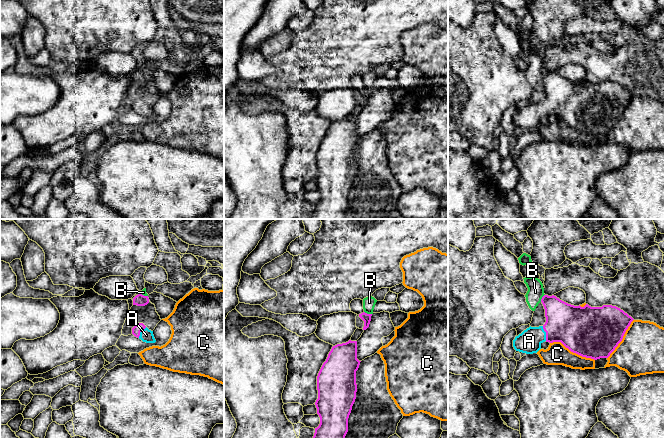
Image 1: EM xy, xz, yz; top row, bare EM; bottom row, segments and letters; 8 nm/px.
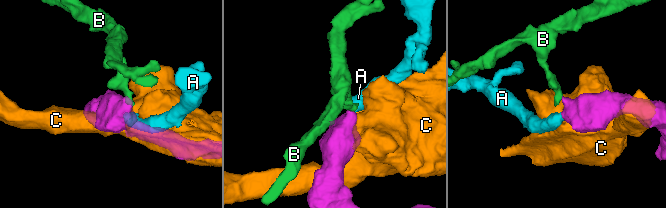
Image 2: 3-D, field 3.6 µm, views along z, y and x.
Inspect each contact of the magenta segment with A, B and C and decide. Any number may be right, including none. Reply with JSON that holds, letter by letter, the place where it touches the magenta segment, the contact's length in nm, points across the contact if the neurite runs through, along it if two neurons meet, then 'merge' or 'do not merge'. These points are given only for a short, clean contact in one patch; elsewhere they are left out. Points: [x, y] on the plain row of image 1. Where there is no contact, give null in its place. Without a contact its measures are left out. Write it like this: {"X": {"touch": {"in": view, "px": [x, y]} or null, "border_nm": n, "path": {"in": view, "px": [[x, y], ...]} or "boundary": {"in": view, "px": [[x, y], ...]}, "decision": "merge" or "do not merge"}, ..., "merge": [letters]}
{"A": {"touch": {"in": "yz", "px": [546, 109]}, "border_nm": 120, "path": {"in": "yz", "px": [[576, 103], [558, 103], [546, 109], [535, 111], [529, 117]]}, "decision": "merge"}, "B": {"touch": {"in": "xz", "px": [368, 90]}, "border_nm": 70, "boundary": {"in": "xz", "px": [[364, 87], [371, 90]]}, "decision": "do not merge"}, "C": {"touch": {"in": "yz", "px": [572, 127]}, "border_nm": 380, "decision": "do not merge"}, "merge": ["A"]}

